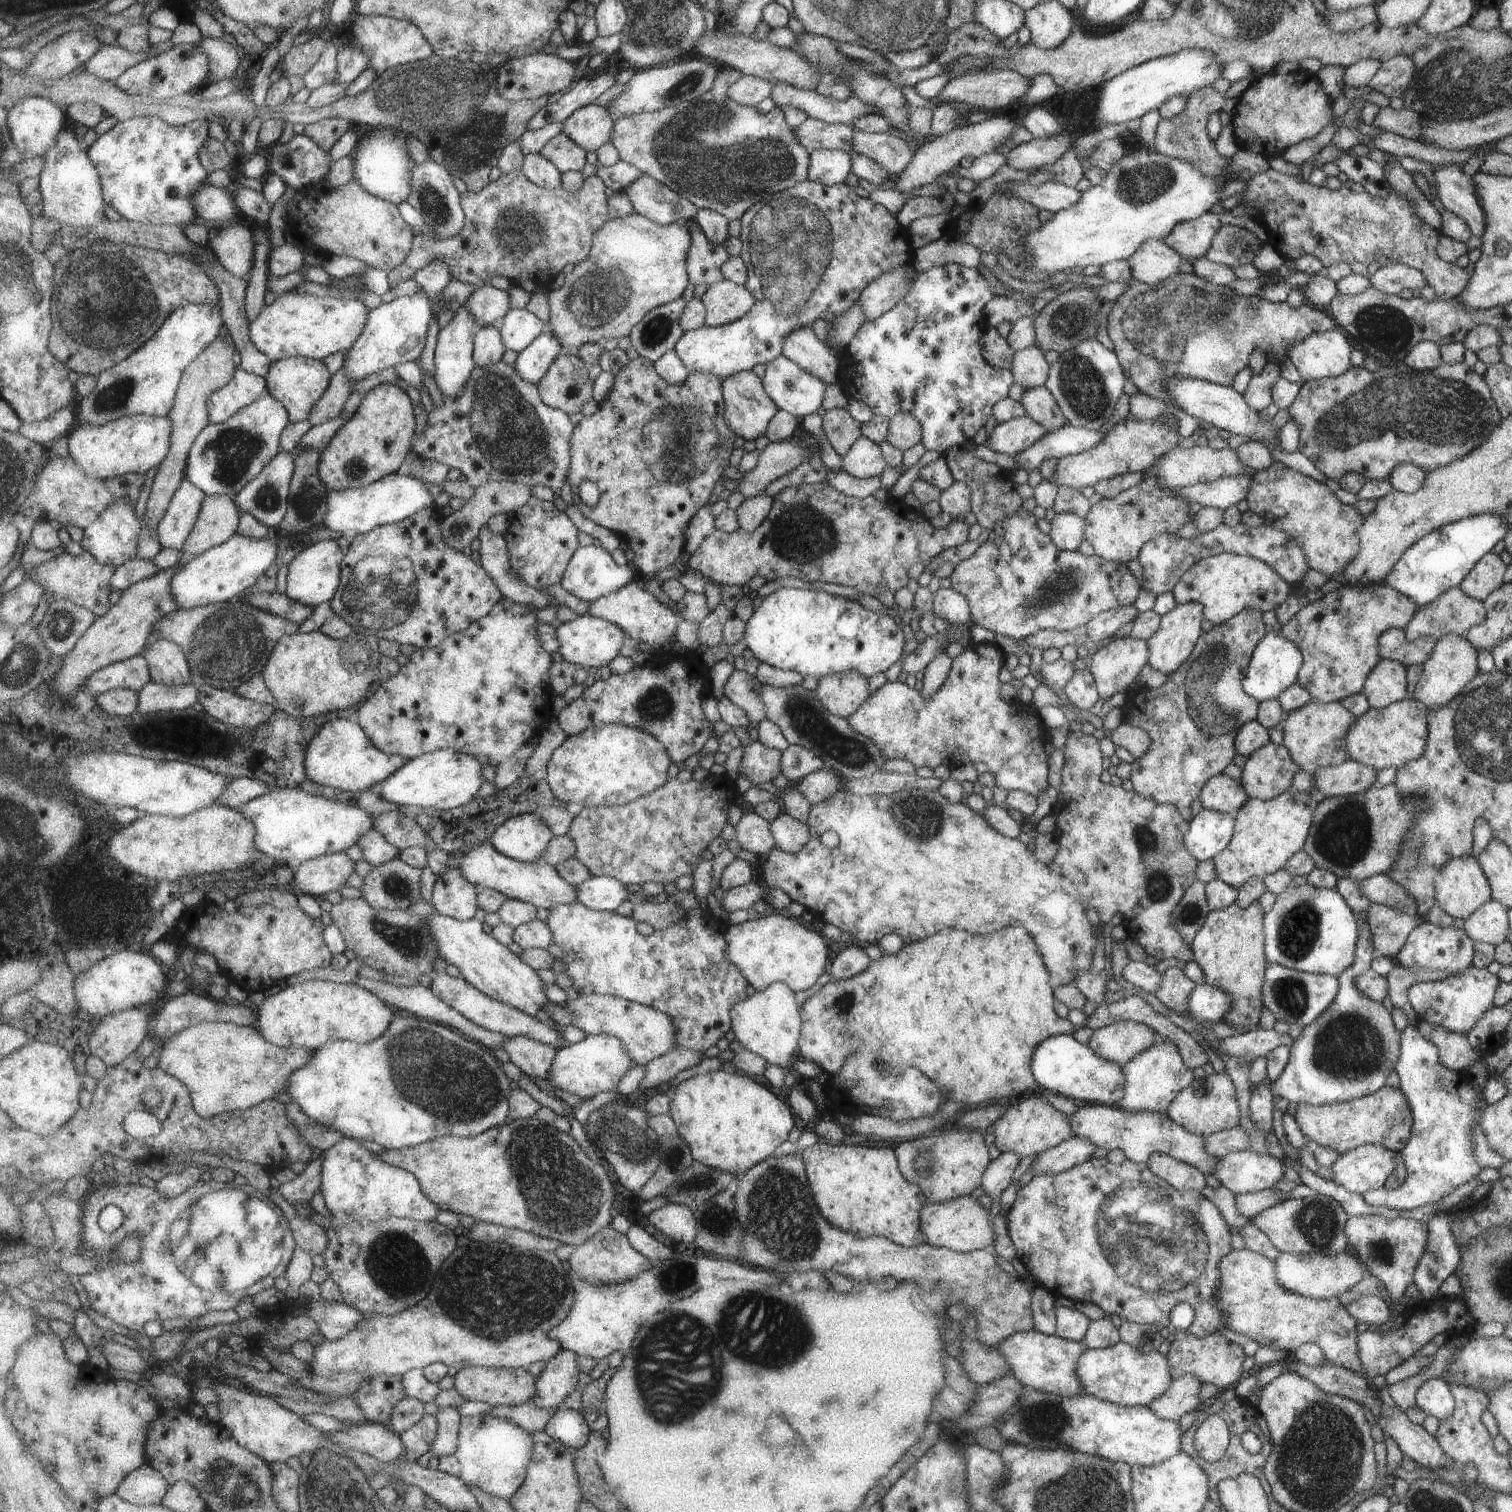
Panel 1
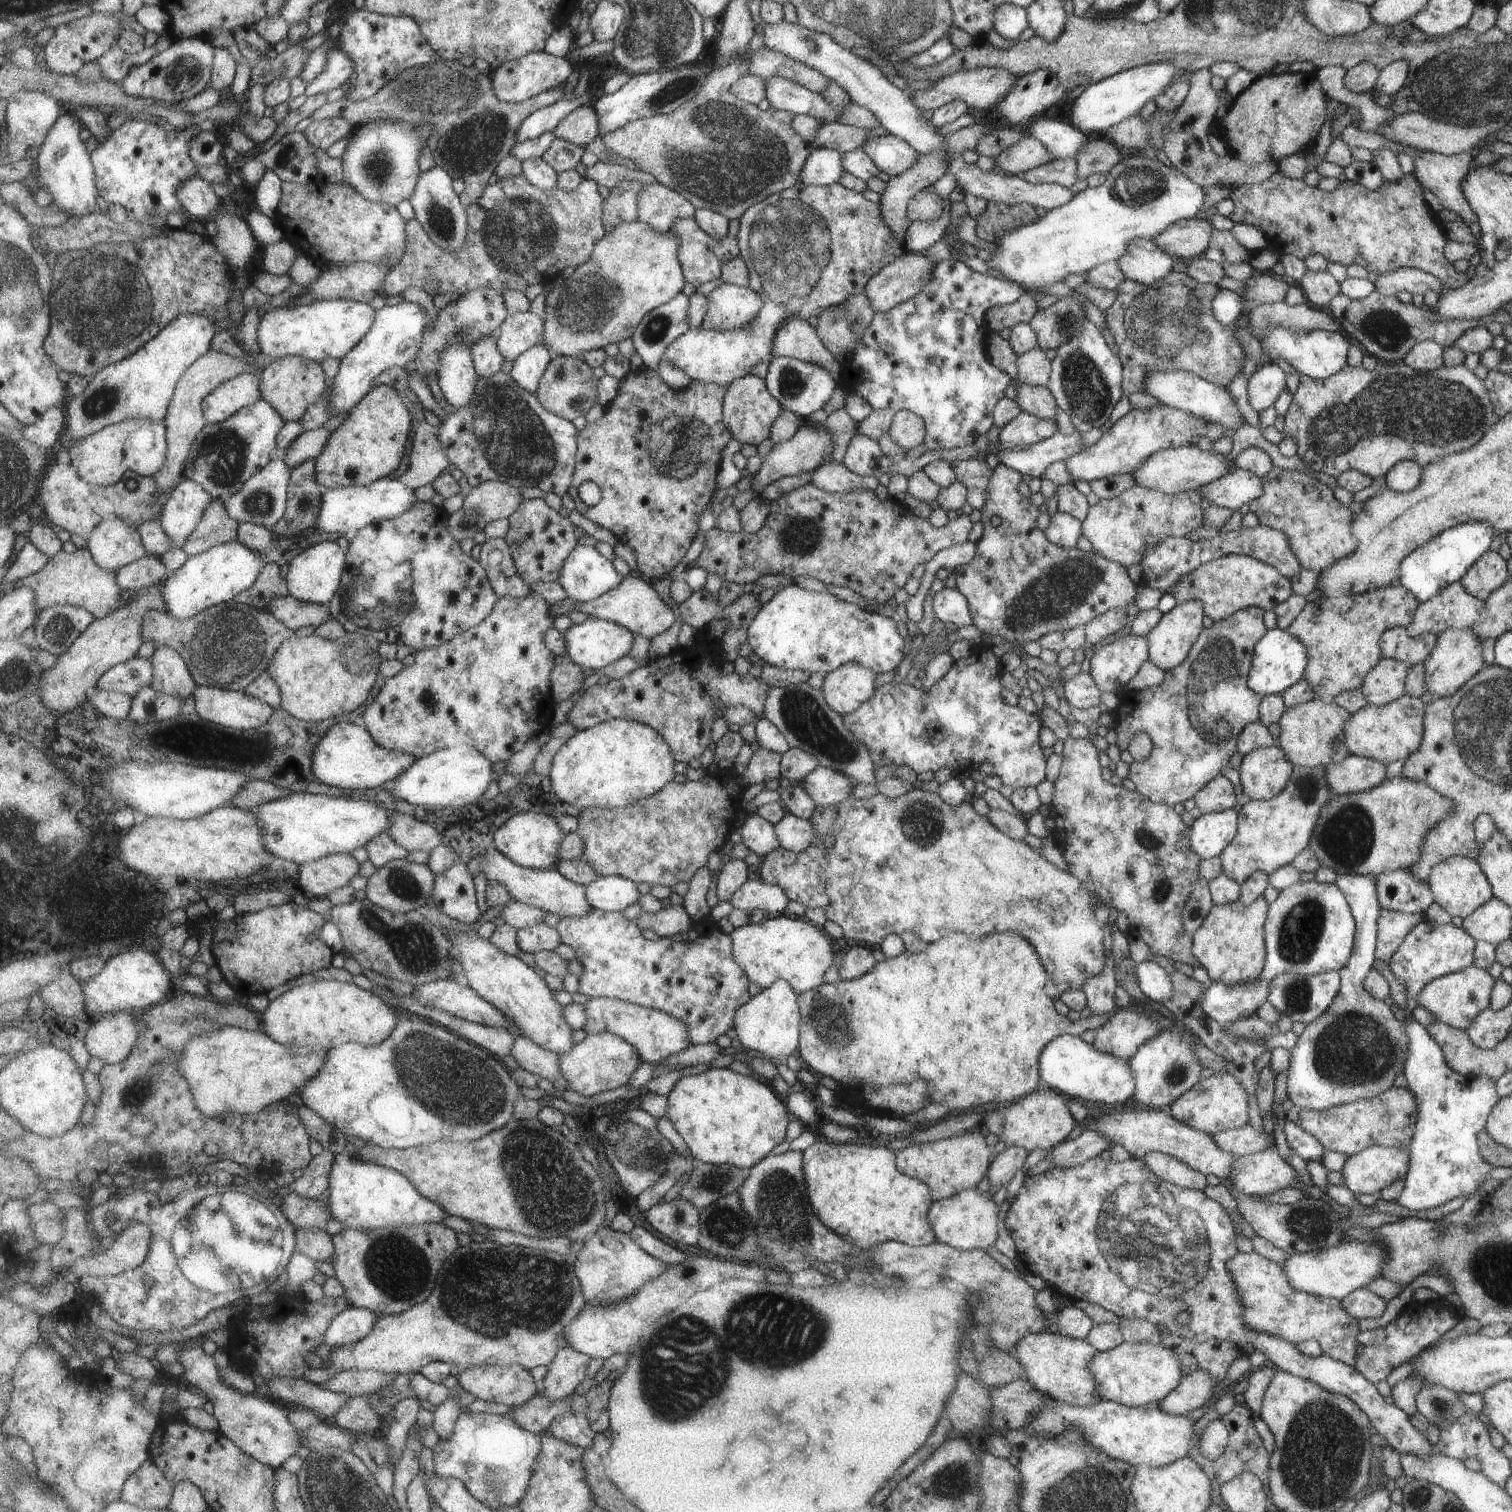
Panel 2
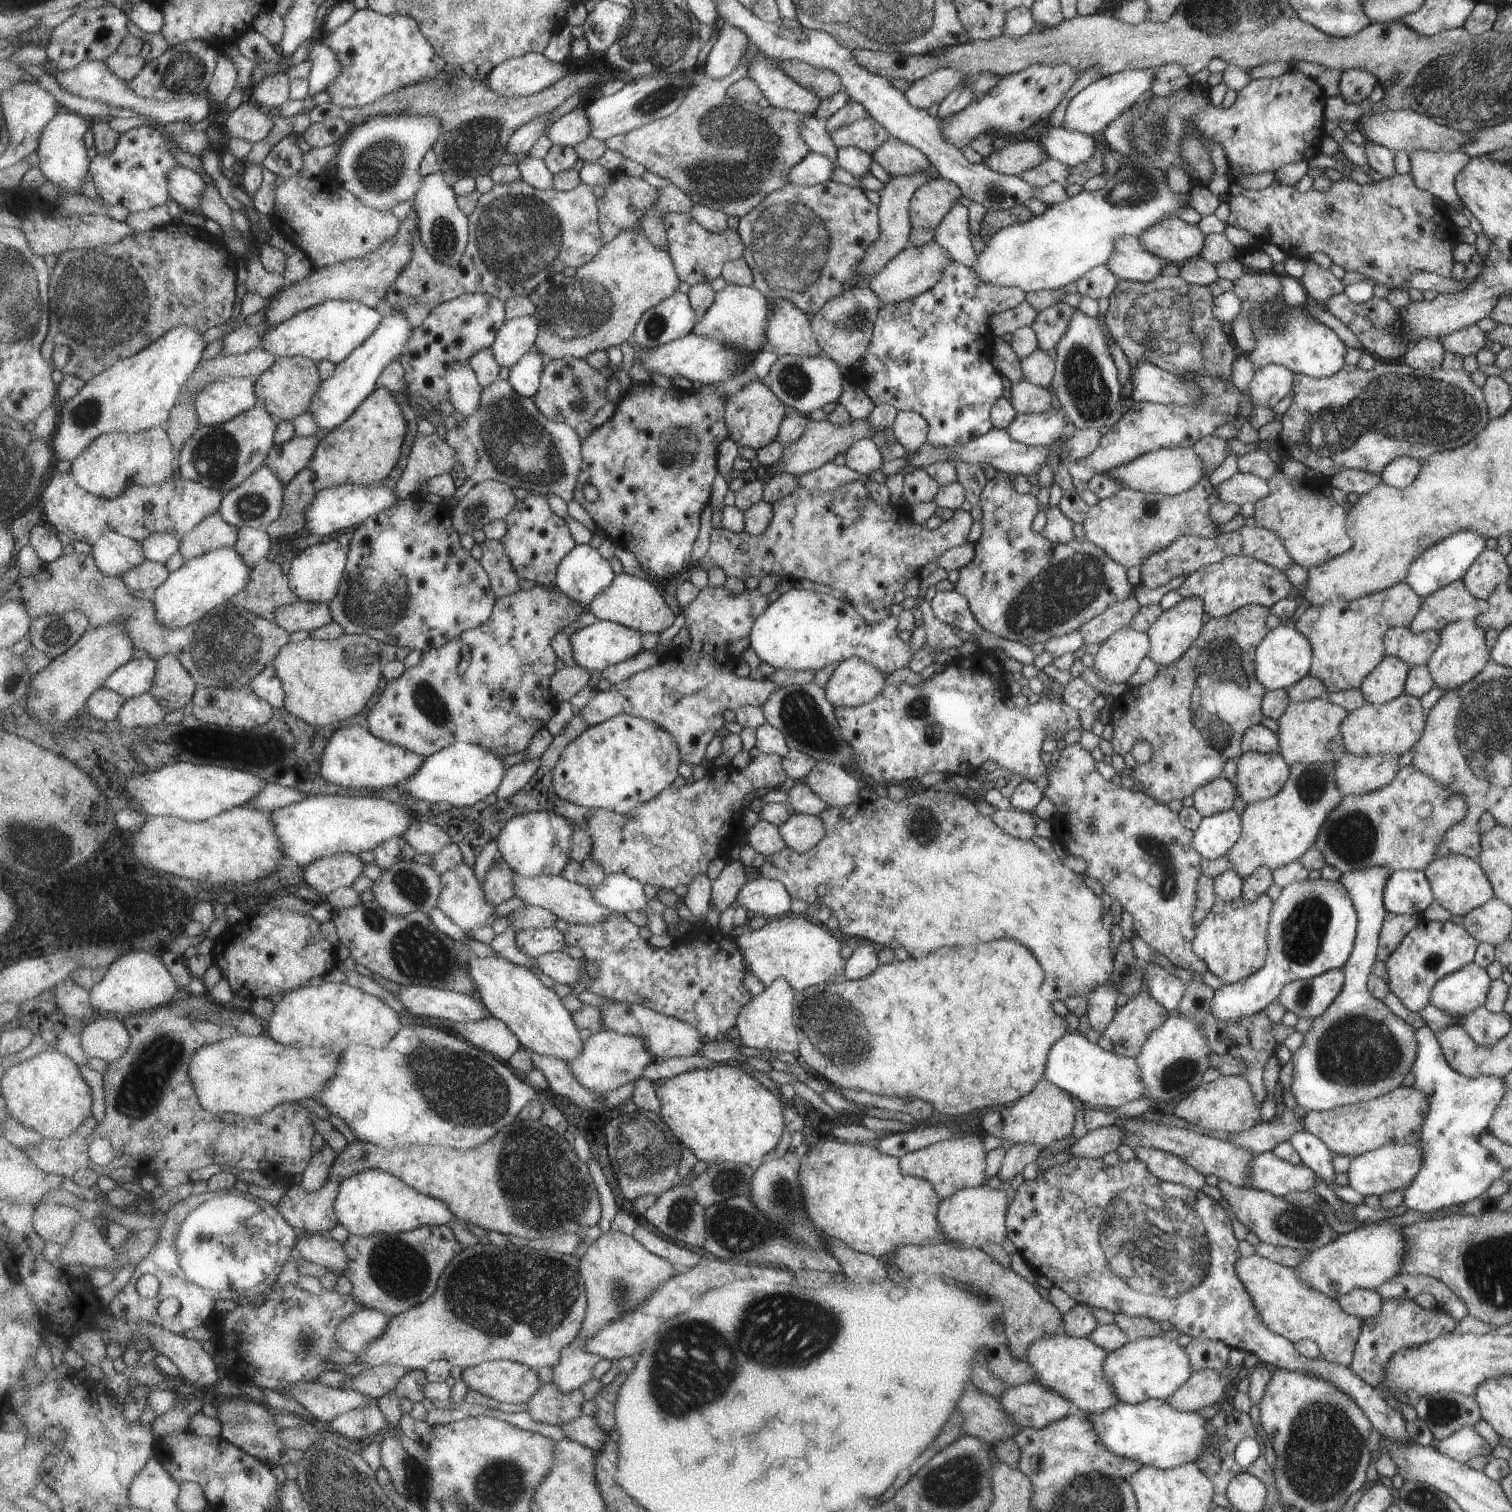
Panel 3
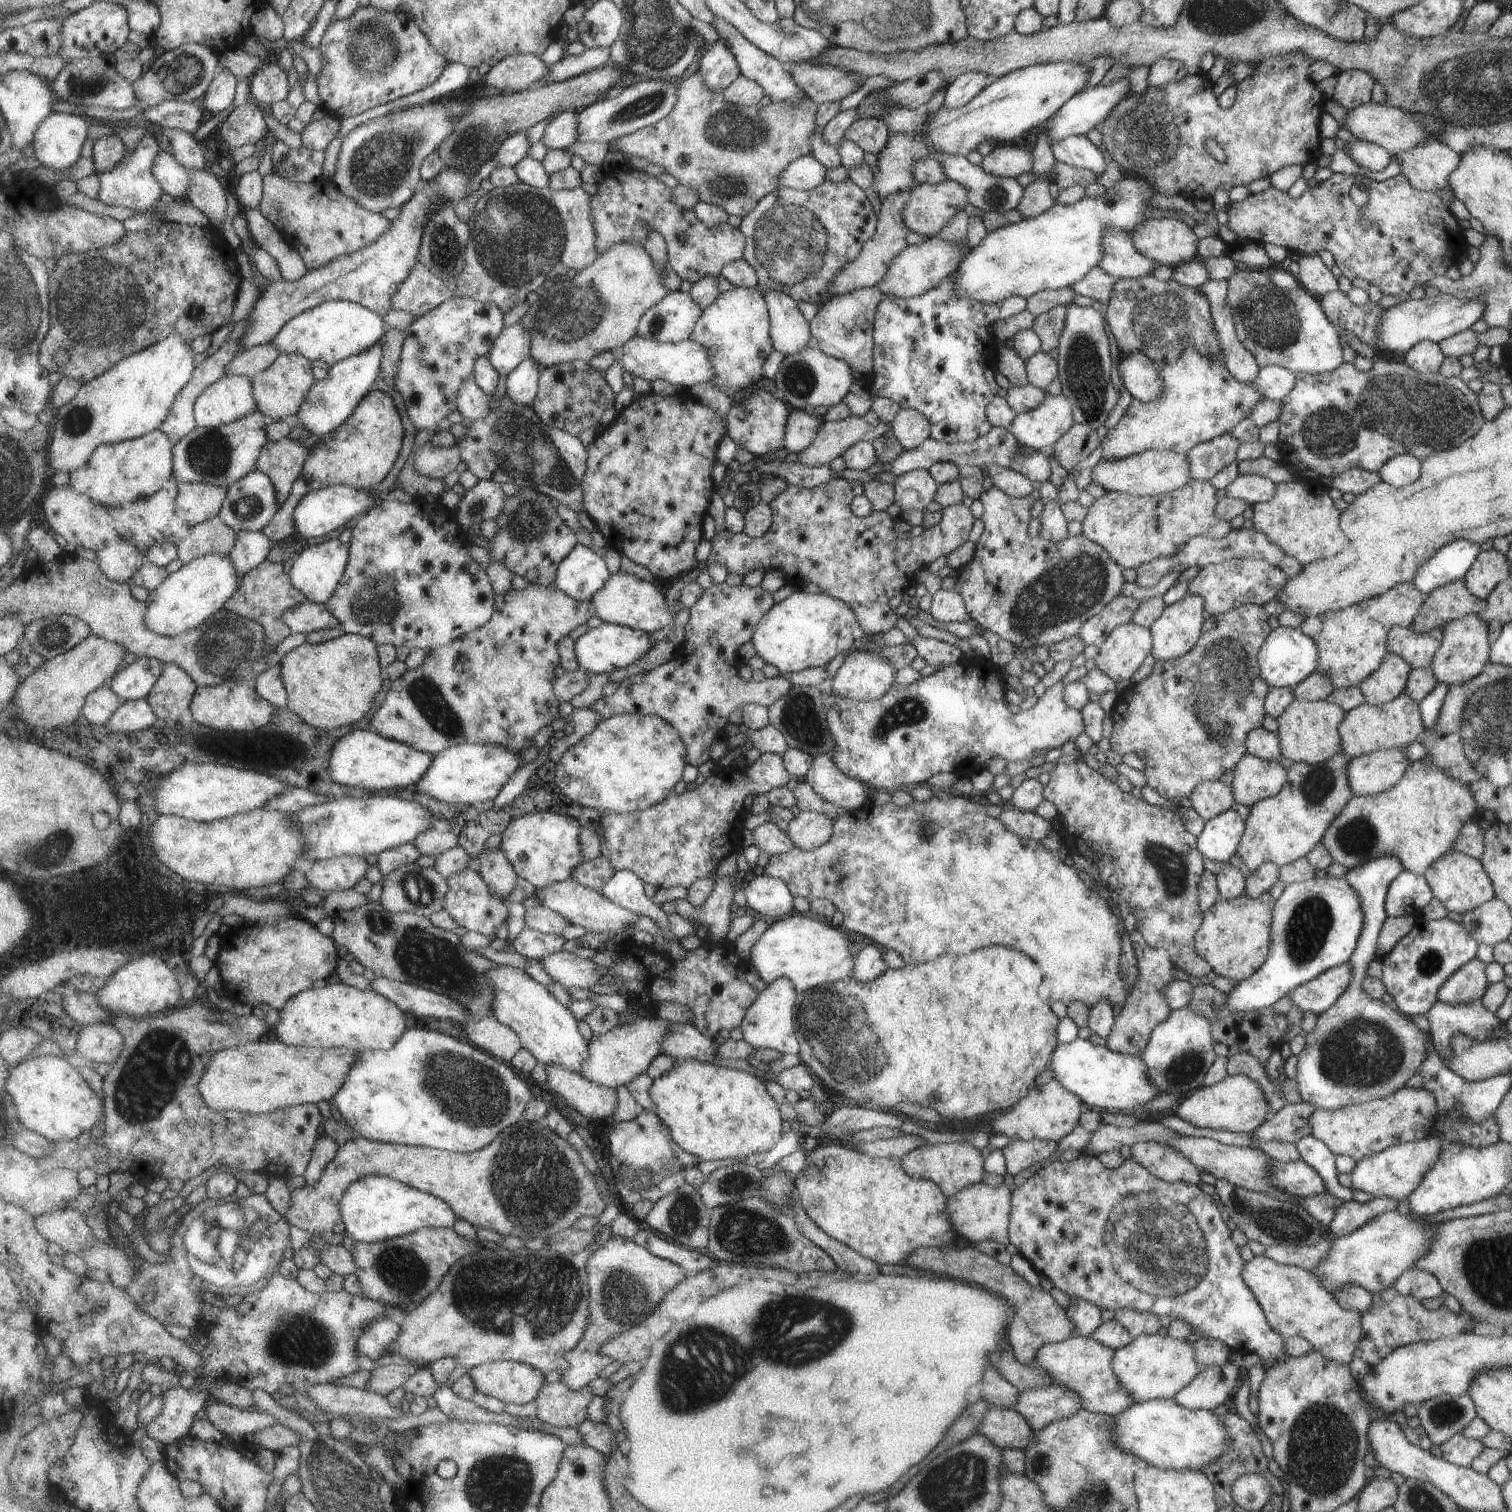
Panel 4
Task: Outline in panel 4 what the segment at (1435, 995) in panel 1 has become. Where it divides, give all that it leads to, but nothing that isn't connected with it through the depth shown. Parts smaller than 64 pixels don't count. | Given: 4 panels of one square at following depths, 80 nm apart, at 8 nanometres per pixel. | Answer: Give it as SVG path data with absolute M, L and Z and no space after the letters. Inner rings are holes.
M1476 957L1462 964L1439 988L1438 1000L1442 1003L1457 1004L1481 998L1488 985L1484 966Z

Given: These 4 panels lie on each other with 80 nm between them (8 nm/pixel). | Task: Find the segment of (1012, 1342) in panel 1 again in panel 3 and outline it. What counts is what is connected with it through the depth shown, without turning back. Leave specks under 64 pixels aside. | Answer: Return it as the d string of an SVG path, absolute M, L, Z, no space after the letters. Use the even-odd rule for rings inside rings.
M1058 1333L1031 1342L1023 1359L1032 1366L1036 1374L1035 1382L1070 1400L1075 1409L1100 1413L1119 1402L1106 1375L1102 1374L1107 1353L1089 1337L1069 1337Z

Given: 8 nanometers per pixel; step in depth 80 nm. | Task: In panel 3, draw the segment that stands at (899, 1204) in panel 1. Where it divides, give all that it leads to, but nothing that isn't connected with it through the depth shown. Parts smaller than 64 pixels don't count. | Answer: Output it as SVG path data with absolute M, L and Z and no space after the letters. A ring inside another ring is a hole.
M819 1135L800 1162L799 1182L810 1222L827 1237L838 1240L851 1250L871 1255L885 1264L902 1246L929 1246L947 1241L937 1219L937 1192L927 1180L901 1174L898 1158L884 1155L867 1143L843 1143Z

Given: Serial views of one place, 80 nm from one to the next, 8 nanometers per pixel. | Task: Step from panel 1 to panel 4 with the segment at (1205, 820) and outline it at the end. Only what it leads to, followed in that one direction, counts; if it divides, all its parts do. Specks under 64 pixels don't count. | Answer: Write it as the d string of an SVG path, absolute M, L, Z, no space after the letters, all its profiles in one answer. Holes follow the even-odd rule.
M1233 808L1204 822L1202 832L1197 836L1198 850L1203 858L1215 862L1226 862L1235 854L1245 832L1245 824Z

